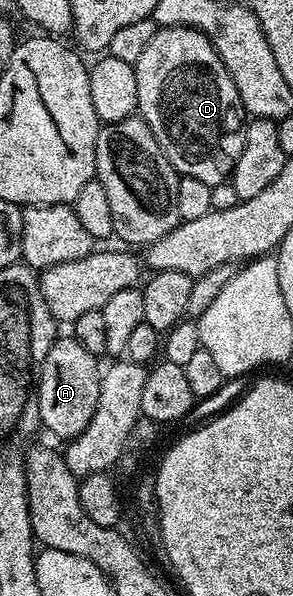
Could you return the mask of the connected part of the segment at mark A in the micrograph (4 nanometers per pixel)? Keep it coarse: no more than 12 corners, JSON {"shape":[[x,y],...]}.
{"shape":[[72,336],[39,368],[41,425],[72,440],[95,416],[102,367]]}

